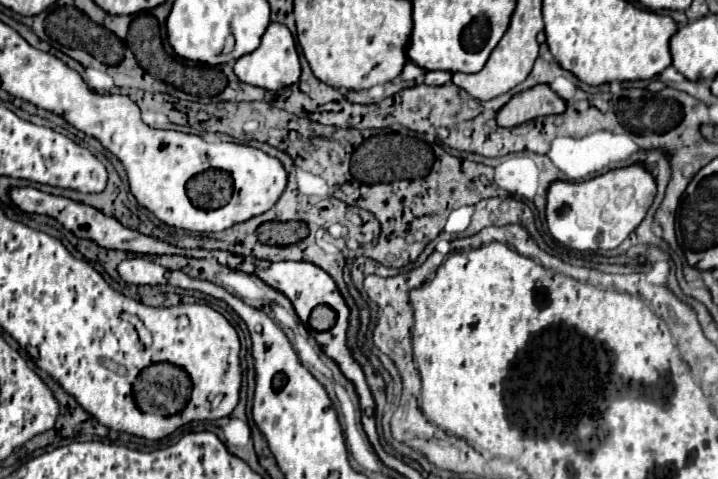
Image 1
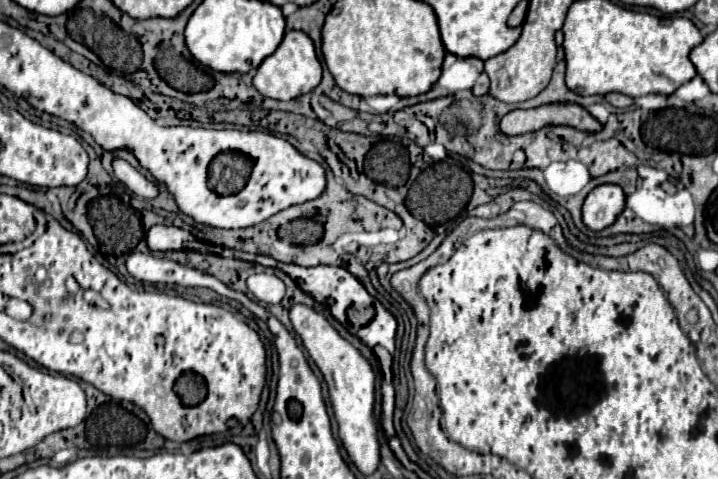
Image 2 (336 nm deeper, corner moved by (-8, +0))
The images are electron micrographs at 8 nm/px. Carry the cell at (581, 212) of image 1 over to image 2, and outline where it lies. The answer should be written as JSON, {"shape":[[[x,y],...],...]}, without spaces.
{"shape":[[[616,184],[596,186],[582,208],[582,220],[590,230],[602,230],[610,226],[624,210],[624,192]]]}

